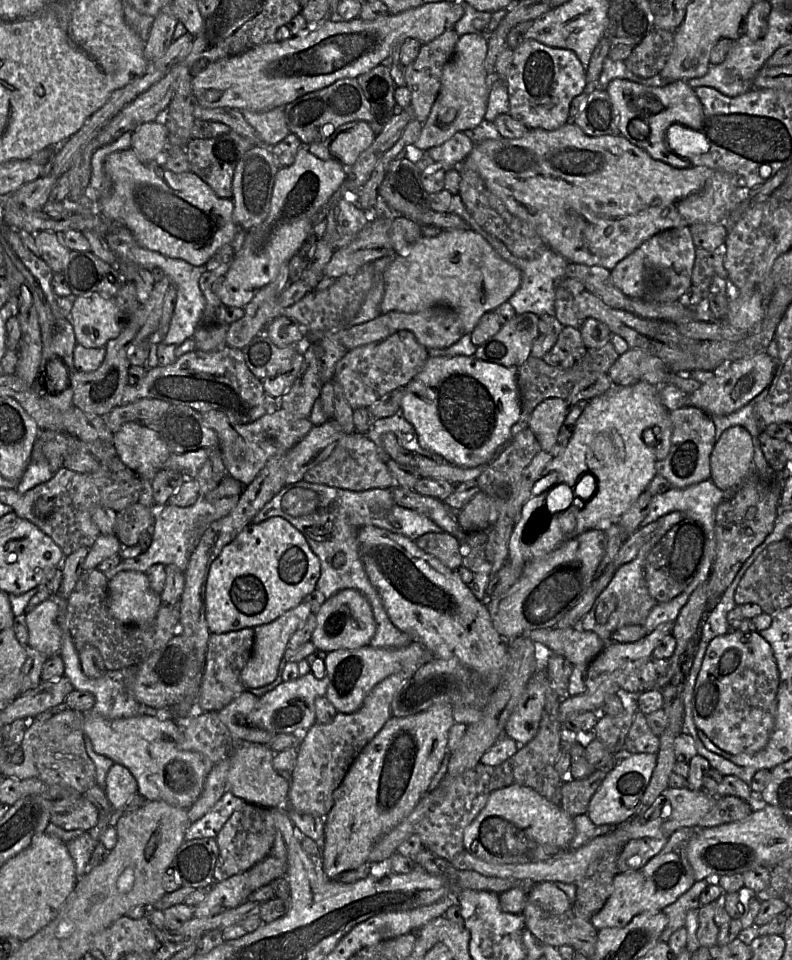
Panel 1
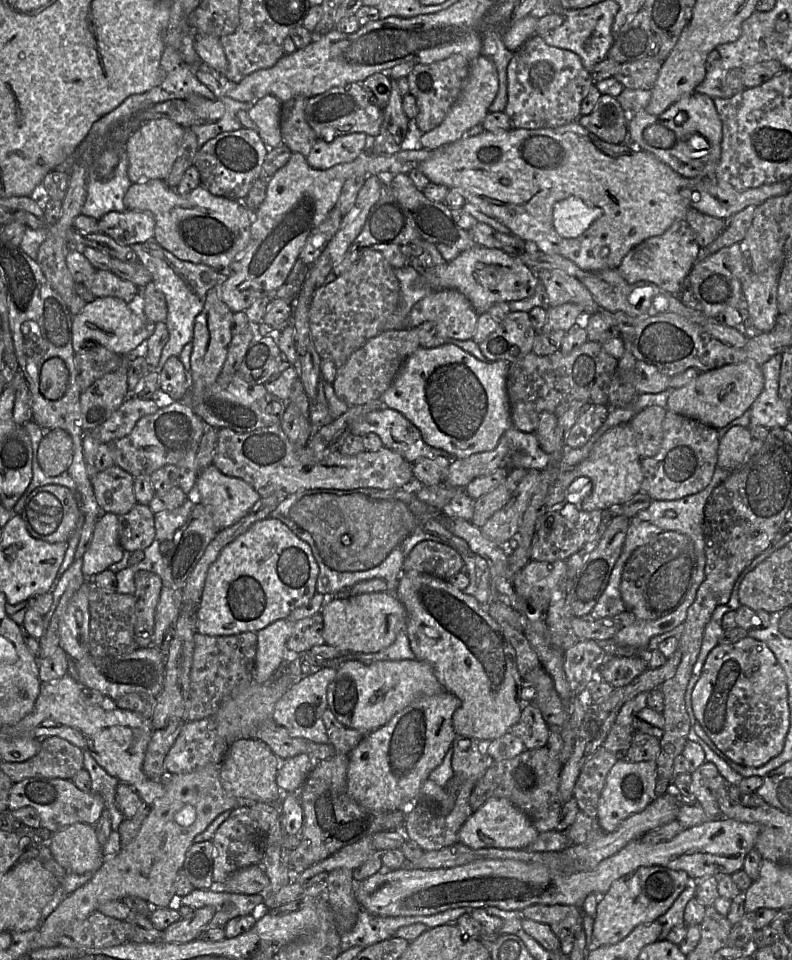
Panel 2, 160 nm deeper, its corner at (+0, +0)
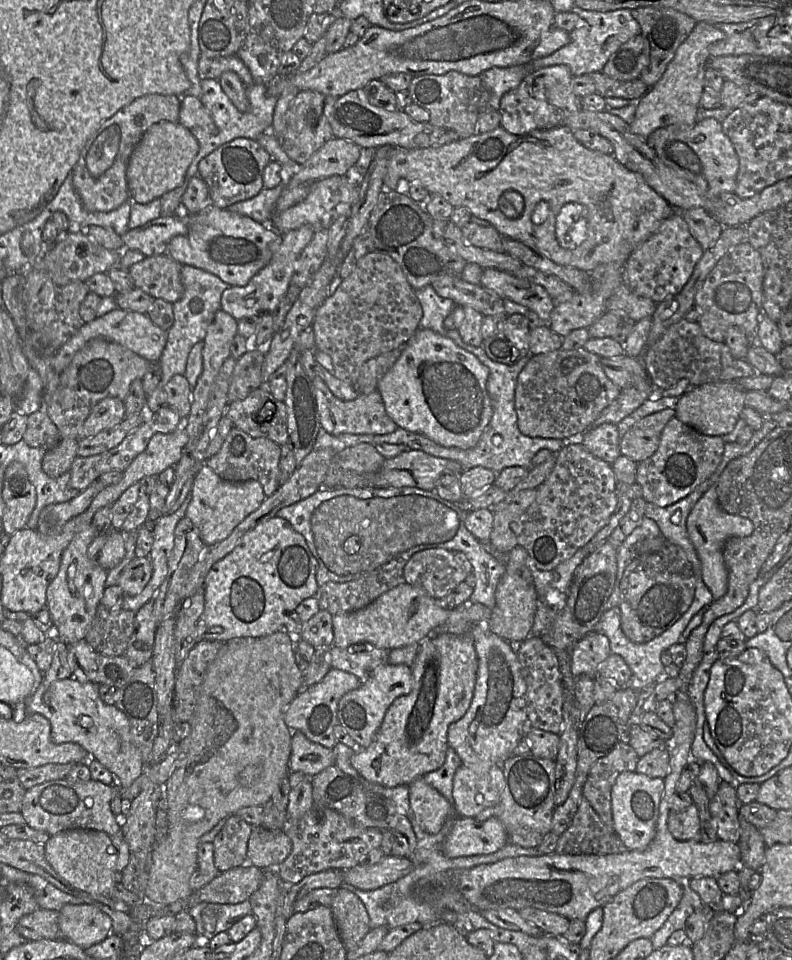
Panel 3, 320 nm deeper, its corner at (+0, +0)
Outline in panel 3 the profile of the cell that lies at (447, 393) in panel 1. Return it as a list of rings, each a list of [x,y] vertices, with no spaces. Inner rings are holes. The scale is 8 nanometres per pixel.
[[[418,329],[379,381],[377,391],[381,394],[388,416],[398,427],[422,434],[444,447],[469,449],[477,445],[492,419],[493,408],[487,391],[489,375],[487,366],[452,339],[430,329]]]

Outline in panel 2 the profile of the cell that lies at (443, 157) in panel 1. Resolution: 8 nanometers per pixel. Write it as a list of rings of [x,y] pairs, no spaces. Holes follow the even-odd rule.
[[[400,150],[393,155],[373,155],[362,153],[354,161],[338,164],[327,170],[313,169],[307,163],[305,156],[299,153],[292,153],[288,162],[273,177],[268,179],[266,198],[258,210],[253,214],[251,225],[250,242],[242,250],[231,264],[231,273],[228,277],[222,278],[221,298],[226,306],[233,312],[245,312],[252,303],[263,296],[275,295],[276,291],[283,285],[292,270],[295,262],[299,258],[300,252],[304,248],[307,239],[312,232],[321,225],[332,209],[335,208],[341,189],[346,180],[352,175],[361,175],[365,180],[372,175],[381,172],[389,172],[393,175],[399,173],[409,173],[417,164],[431,158],[435,150]]]

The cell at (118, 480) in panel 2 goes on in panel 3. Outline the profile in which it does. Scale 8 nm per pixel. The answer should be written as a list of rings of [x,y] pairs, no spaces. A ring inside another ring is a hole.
[[[139,483],[127,488],[111,505],[112,529],[122,533],[136,531],[148,523],[149,496]]]

